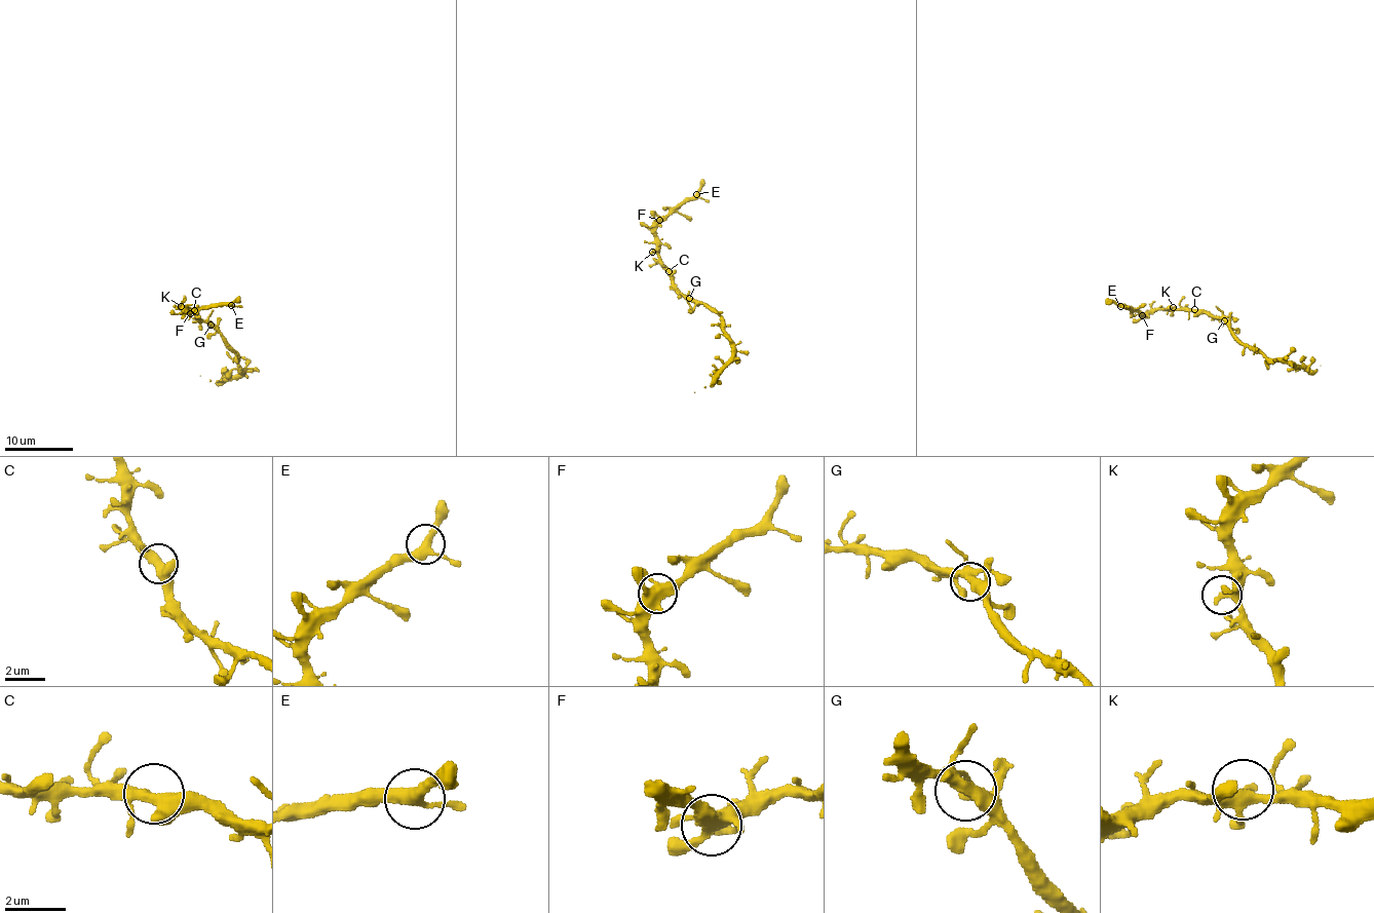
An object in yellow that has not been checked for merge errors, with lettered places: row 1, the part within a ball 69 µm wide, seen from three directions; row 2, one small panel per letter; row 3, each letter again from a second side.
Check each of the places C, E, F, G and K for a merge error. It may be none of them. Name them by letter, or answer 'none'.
none

